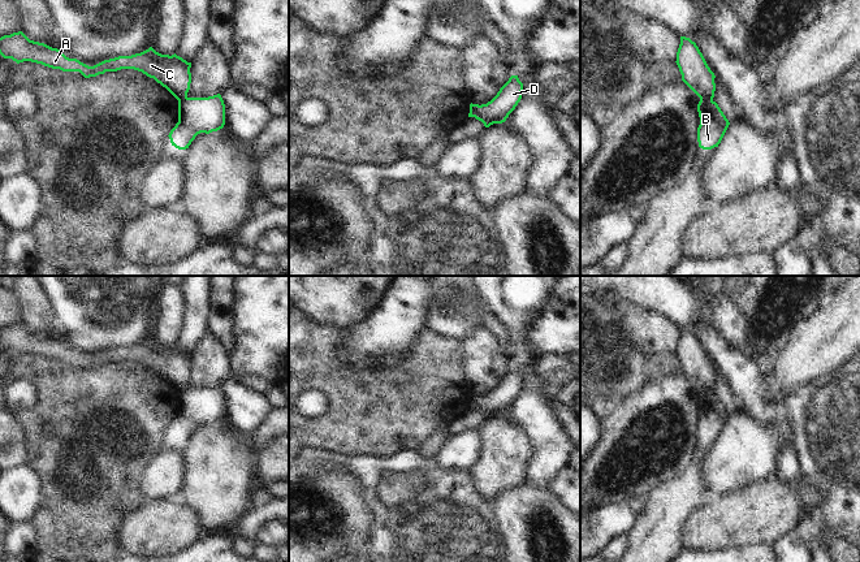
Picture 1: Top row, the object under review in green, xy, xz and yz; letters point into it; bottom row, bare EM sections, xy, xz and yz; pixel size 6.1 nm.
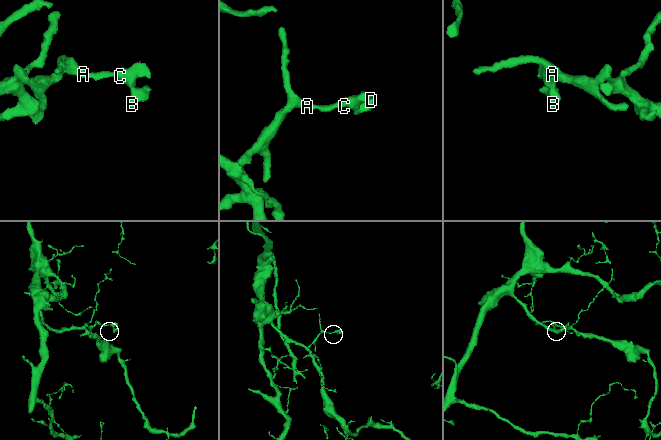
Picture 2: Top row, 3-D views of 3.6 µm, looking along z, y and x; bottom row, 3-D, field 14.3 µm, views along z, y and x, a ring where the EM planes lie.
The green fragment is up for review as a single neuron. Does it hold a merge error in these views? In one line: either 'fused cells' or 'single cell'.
fused cells

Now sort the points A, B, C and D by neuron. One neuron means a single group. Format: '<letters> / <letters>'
A C / B D

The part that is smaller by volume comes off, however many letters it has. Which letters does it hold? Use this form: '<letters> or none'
B, D

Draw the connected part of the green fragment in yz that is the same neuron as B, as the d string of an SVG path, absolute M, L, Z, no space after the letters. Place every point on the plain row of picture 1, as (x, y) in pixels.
M700 392L697 395L700 416L697 419L697 433L703 441L712 441L721 435L730 414L713 392Z

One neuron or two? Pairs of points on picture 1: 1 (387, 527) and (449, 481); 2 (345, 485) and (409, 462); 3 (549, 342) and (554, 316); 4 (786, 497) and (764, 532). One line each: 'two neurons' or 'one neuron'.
1: one neuron
2: two neurons
3: one neuron
4: one neuron

